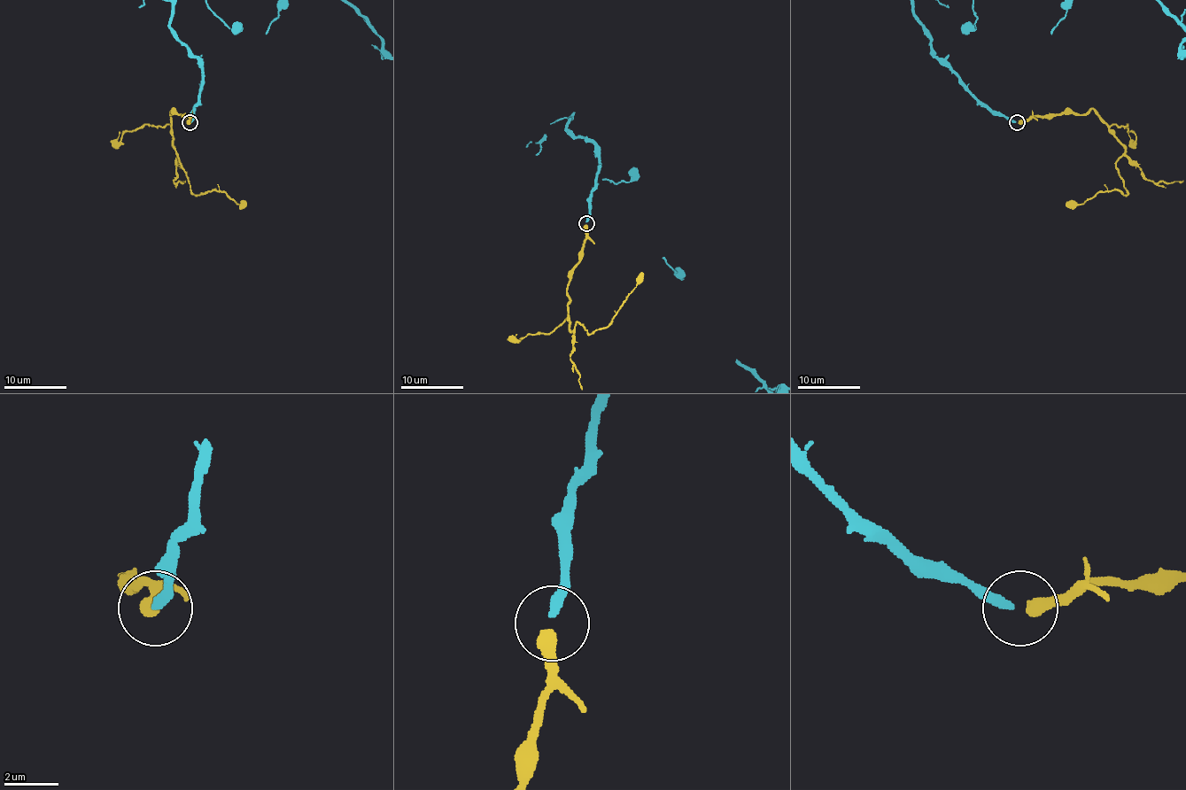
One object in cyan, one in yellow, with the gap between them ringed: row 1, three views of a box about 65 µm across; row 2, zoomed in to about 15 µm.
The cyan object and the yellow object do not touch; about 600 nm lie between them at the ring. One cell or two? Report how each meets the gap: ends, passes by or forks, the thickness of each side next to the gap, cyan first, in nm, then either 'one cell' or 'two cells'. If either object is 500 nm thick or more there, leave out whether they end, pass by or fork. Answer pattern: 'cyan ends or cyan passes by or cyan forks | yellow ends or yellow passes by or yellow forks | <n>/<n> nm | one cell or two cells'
340/500 nm | one cell

